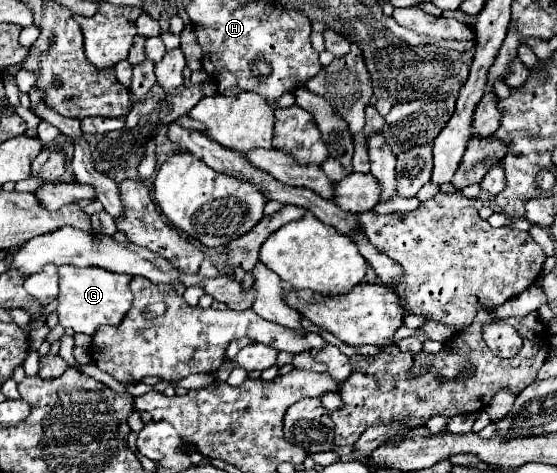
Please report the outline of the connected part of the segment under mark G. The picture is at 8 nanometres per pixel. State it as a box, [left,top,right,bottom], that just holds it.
[59,265,133,333]

